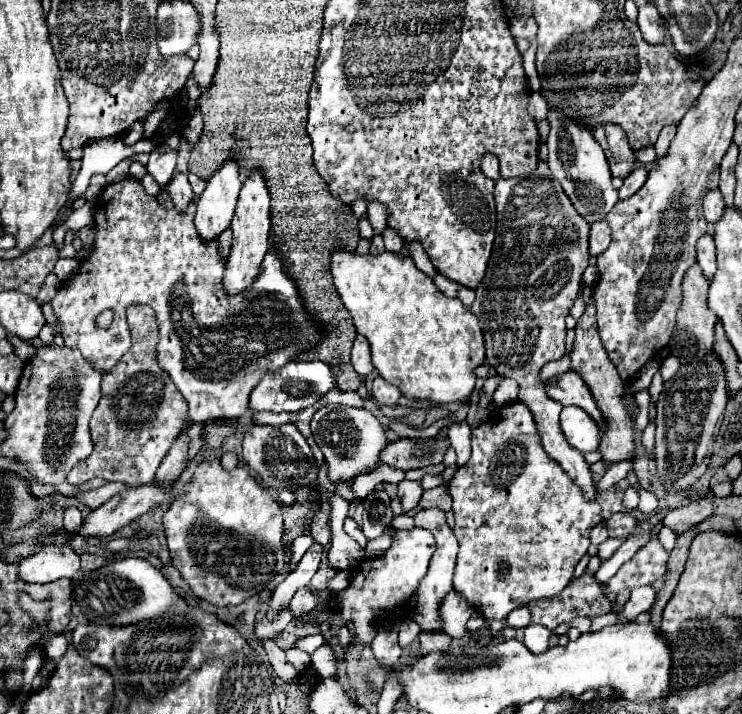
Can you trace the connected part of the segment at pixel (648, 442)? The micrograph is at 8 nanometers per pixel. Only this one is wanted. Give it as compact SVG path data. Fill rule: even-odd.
M650 422L643 431L642 445L645 446L646 452L651 452L655 443L655 422Z

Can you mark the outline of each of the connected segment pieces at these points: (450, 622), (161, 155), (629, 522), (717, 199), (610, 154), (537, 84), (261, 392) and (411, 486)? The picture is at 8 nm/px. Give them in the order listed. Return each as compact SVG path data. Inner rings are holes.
M451 592L441 604L445 634L449 634L451 638L461 638L461 636L469 634L465 630L465 622L471 618L473 612L475 612L475 608L467 600L463 600L461 594Z
M157 146L151 156L149 156L149 162L147 162L147 172L155 178L155 182L163 188L167 186L167 182L173 178L173 166L175 166L175 160L177 160L177 154L173 150L169 150L167 146Z
M620 512L616 516L609 516L605 520L605 526L609 538L627 538L635 530L637 520L628 512Z
M715 188L715 190L707 190L705 198L703 198L703 212L705 212L705 220L715 224L721 216L723 216L723 208L725 208L725 202L723 202L723 196L721 192Z
M607 122L603 126L595 126L593 132L595 132L595 138L599 140L599 144L605 150L607 162L611 166L611 174L625 178L633 170L635 154L629 148L629 142L627 142L623 128Z
M531 40L529 44L529 50L523 54L523 64L525 64L525 74L529 78L529 84L535 92L541 90L541 80L537 76L537 70L535 70L535 52L537 52L537 40Z
M287 362L283 370L275 370L273 374L265 374L261 382L251 390L249 408L251 410L271 410L271 412L299 412L309 408L323 396L327 390L335 388L335 378L331 368L325 362Z
M403 480L399 482L399 490L397 490L397 496L401 498L401 506L403 506L403 512L409 512L417 506L419 498L423 494L423 488L421 488L421 482L411 482L411 480Z

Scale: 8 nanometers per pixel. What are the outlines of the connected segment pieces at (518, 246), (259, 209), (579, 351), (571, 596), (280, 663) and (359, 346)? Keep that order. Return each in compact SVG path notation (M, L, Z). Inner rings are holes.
M543 160L539 162L537 170L531 172L529 180L521 182L517 182L517 178L495 180L495 204L497 204L497 230L495 230L493 252L487 264L487 274L483 276L483 282L479 282L475 290L477 298L471 306L471 312L481 322L485 350L487 350L487 364L499 376L507 376L519 382L519 400L533 412L545 452L555 462L561 464L561 468L577 486L581 486L585 498L597 498L589 464L585 462L579 450L569 446L569 442L563 438L563 432L559 430L559 414L563 406L559 406L559 402L547 396L543 382L539 380L539 370L547 362L557 360L565 354L565 334L567 334L565 318L569 316L569 310L577 298L579 280L589 260L589 250L587 250L589 222L583 222L583 218L575 214L571 200L567 198L567 194L563 194L559 182L551 178L551 170Z
M253 170L253 174L243 182L237 210L235 210L235 216L231 222L231 230L233 230L233 246L231 246L231 254L227 258L223 290L225 290L225 294L235 296L235 294L251 288L251 284L255 282L255 278L259 274L259 266L261 266L267 250L271 248L271 242L269 242L269 232L271 232L269 192L265 186L265 178L259 170Z
M589 298L585 312L577 320L577 326L575 326L575 346L571 352L571 370L583 378L601 410L601 416L605 422L605 434L603 434L599 452L603 456L603 462L613 464L613 462L623 462L623 460L635 458L635 440L633 440L633 426L631 426L633 420L625 406L625 400L623 400L623 392L625 392L623 380L619 378L615 366L607 358L607 352L601 346L601 338L599 338L599 334L595 334L597 332L595 328L597 328L595 326L595 304Z
M585 572L581 578L573 578L563 594L551 600L527 602L531 612L531 622L543 624L545 628L557 628L561 622L567 622L575 616L597 616L609 614L613 610L611 602L605 602L605 594L595 576Z
M273 640L263 642L263 649L271 657L272 666L281 679L291 682L298 676L296 668L287 661L285 651Z
M357 334L355 342L353 342L353 348L351 348L351 364L361 376L367 376L367 374L373 372L371 354L369 354L369 342L361 334Z

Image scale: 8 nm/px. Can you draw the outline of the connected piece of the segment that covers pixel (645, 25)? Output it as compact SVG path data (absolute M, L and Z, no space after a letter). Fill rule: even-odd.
M647 2L645 6L639 6L639 20L637 20L641 32L643 32L643 38L649 42L649 44L663 44L663 38L665 38L665 20L661 18L661 14L657 12L657 8Z

